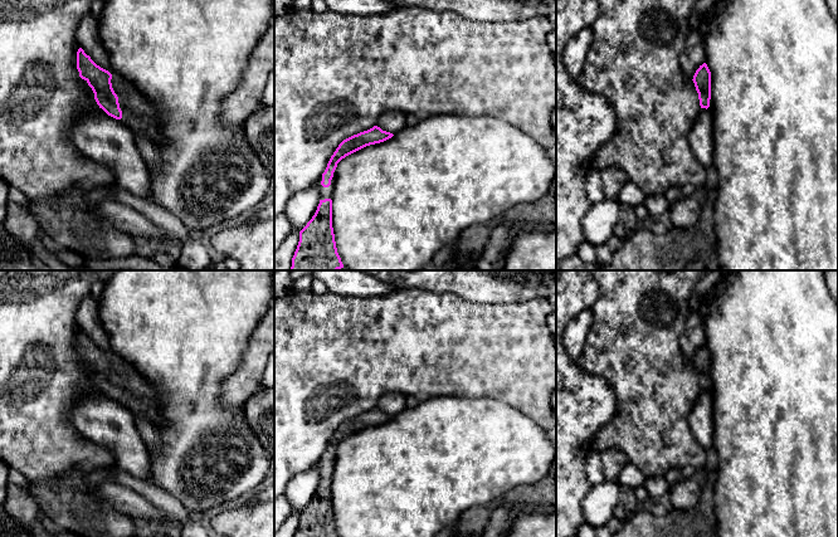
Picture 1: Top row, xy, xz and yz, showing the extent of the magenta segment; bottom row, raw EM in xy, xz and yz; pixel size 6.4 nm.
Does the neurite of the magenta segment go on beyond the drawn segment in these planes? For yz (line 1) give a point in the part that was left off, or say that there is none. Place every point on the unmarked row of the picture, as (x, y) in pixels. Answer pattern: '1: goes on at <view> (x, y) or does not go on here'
1: does not go on here

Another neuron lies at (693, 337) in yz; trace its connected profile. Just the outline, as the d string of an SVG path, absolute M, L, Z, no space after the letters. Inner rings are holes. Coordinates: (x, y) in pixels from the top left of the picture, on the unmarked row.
M700 308L688 314L686 329L679 341L684 357L693 361L696 352L706 345L706 333Z

